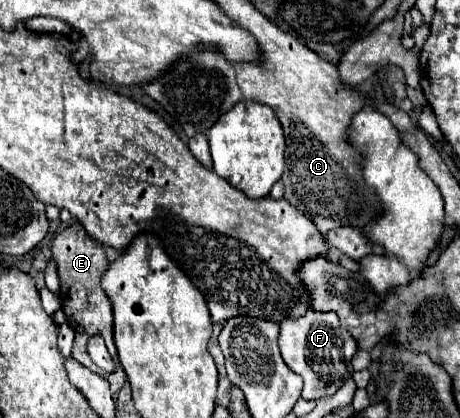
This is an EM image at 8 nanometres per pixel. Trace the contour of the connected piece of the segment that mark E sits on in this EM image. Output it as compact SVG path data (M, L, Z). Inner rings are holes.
M76 223L76 225L70 225L66 227L62 233L56 235L54 239L54 245L52 245L52 255L58 263L58 275L60 275L60 303L62 303L62 309L68 317L68 325L74 329L76 333L76 339L72 347L72 357L78 359L80 363L86 363L88 369L92 369L95 373L102 375L104 379L108 379L110 387L112 387L112 393L118 393L122 389L122 385L126 383L126 373L120 365L120 359L118 359L118 353L116 353L116 345L114 345L114 317L112 317L112 303L108 299L108 295L104 293L102 285L100 285L100 279L104 275L104 271L108 269L108 257L104 253L104 247L96 241L92 241L86 233L86 229ZM94 335L102 335L105 340L105 344L110 353L112 353L112 359L116 363L116 371L114 373L104 373L99 367L94 365L94 361L88 357L88 351L86 351L86 343L90 337Z

